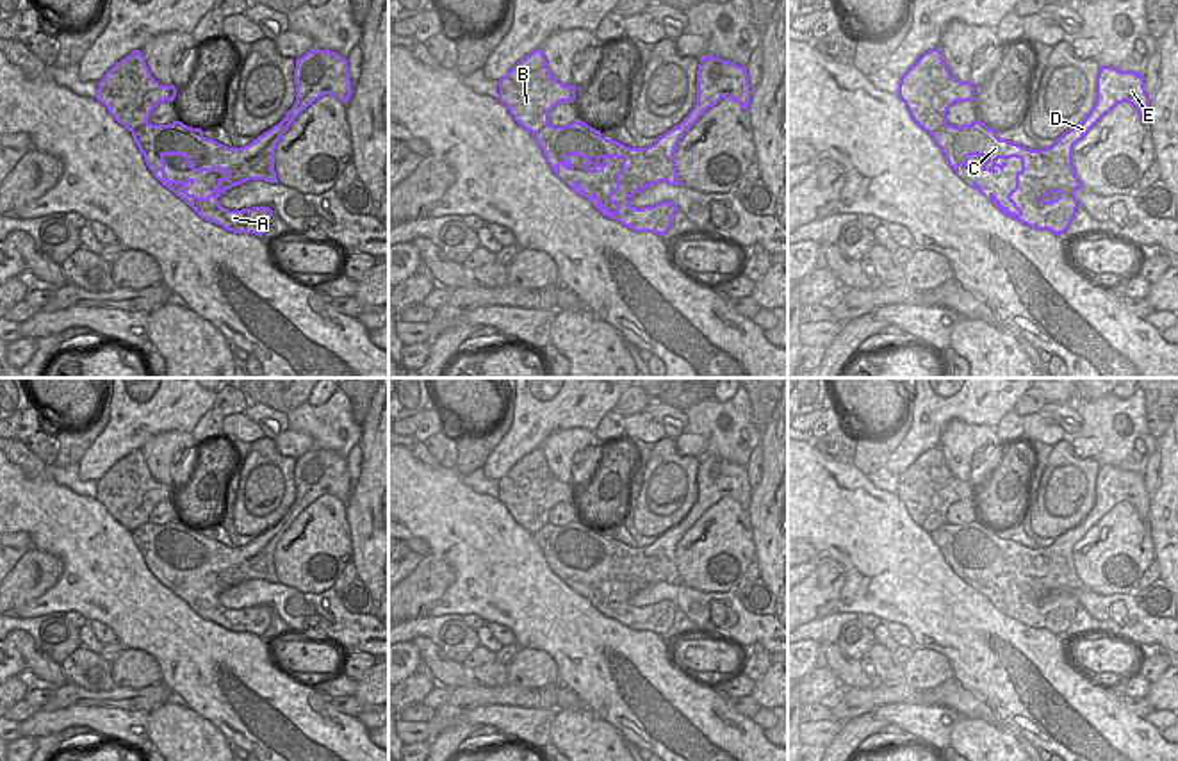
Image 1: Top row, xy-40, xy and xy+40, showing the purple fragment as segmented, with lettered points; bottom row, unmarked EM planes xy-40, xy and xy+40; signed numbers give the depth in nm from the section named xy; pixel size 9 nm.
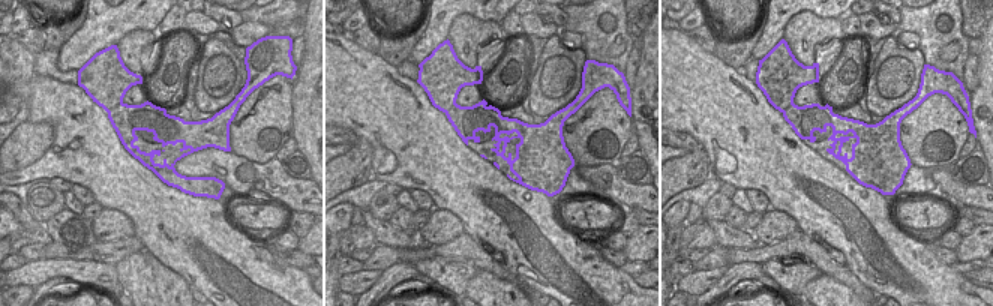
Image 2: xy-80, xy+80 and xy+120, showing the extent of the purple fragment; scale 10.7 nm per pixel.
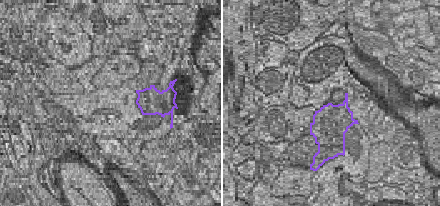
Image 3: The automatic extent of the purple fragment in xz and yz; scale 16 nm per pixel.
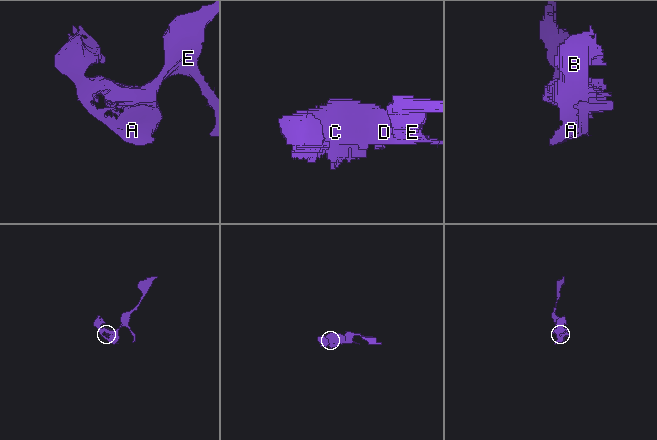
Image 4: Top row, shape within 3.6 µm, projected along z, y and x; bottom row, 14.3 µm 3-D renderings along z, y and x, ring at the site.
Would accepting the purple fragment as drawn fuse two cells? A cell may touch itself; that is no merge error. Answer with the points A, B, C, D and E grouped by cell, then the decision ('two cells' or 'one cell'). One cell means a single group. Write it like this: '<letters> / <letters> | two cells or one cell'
A C D E / B | two cells

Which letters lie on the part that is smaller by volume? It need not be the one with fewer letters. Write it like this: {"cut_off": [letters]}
{"cut_off": ["B"]}

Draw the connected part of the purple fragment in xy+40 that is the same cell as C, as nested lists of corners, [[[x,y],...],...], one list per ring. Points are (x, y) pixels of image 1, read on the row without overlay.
[[[1101,465],[1096,476],[1096,501],[1089,513],[1073,528],[1064,531],[1055,542],[1048,547],[1030,549],[1018,542],[1000,538],[998,529],[989,528],[980,519],[969,524],[943,524],[936,531],[932,531],[932,538],[945,554],[948,565],[959,574],[959,567],[966,565],[968,570],[973,570],[973,563],[968,560],[971,554],[986,556],[987,560],[982,563],[982,570],[989,570],[993,576],[998,570],[1003,570],[1007,560],[1016,556],[1021,560],[1021,569],[1016,570],[1016,586],[1007,593],[1009,602],[1016,608],[1010,611],[1007,606],[1000,602],[1000,599],[989,592],[986,593],[982,586],[973,581],[973,588],[980,593],[987,595],[989,601],[1007,617],[1012,617],[1030,627],[1035,629],[1050,629],[1055,634],[1064,633],[1073,622],[1078,608],[1078,599],[1075,595],[1076,588],[1084,588],[1078,579],[1073,565],[1073,545],[1084,538],[1084,535],[1117,503],[1128,501],[1135,506],[1139,517],[1148,520],[1149,515],[1149,494],[1144,487],[1144,476],[1135,471],[1121,471],[1112,465]]]

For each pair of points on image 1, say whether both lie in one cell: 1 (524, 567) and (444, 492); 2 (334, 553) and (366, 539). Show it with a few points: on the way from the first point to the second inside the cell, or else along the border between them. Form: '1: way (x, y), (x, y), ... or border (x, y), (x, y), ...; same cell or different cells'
1: way (505, 553), (464, 512); same cell
2: border (344, 505), (353, 560); different cells

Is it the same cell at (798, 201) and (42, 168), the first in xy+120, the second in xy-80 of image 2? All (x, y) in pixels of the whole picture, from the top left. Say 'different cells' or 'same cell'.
same cell

